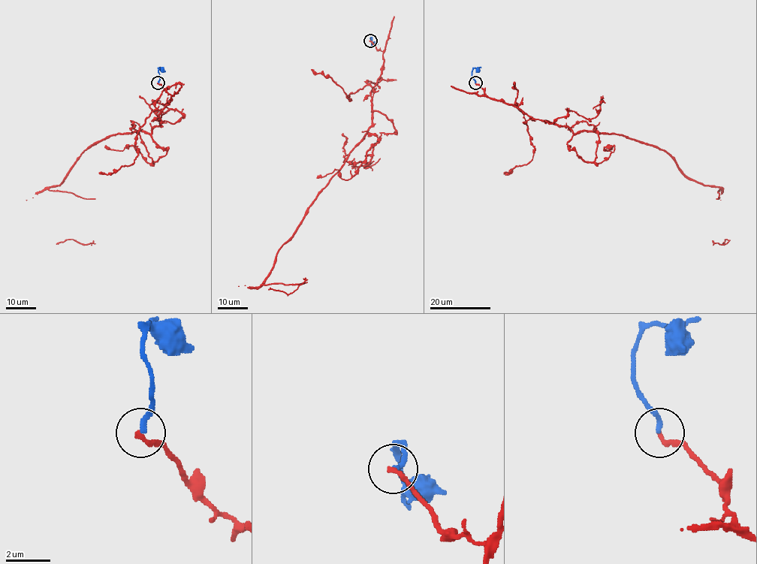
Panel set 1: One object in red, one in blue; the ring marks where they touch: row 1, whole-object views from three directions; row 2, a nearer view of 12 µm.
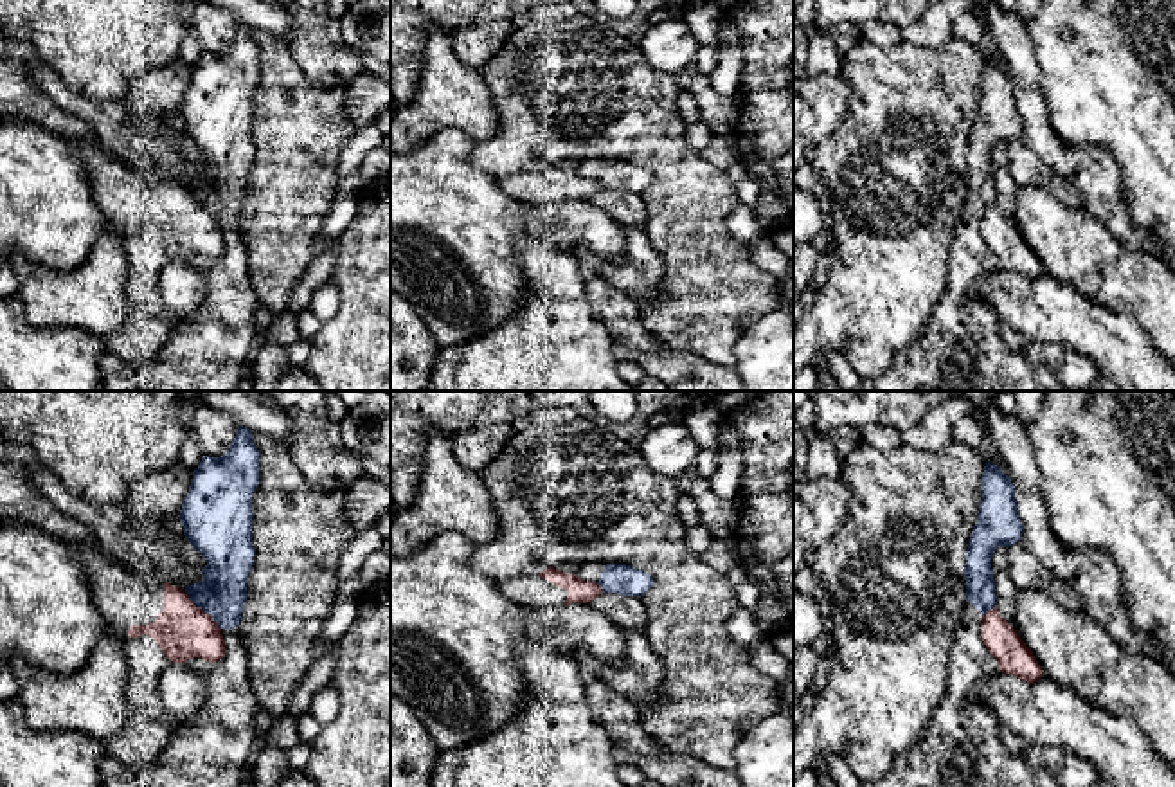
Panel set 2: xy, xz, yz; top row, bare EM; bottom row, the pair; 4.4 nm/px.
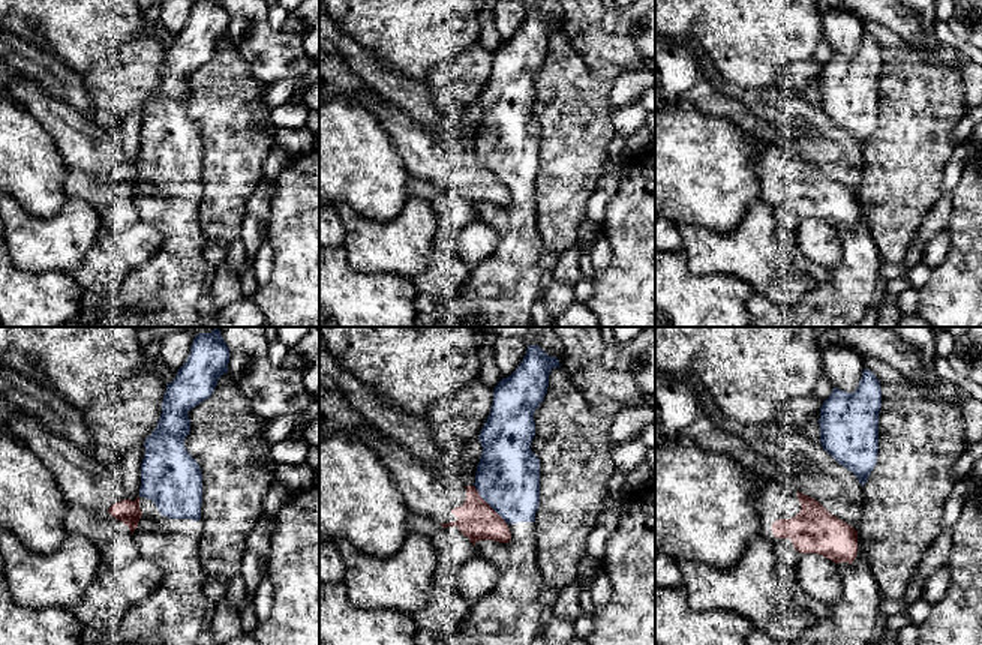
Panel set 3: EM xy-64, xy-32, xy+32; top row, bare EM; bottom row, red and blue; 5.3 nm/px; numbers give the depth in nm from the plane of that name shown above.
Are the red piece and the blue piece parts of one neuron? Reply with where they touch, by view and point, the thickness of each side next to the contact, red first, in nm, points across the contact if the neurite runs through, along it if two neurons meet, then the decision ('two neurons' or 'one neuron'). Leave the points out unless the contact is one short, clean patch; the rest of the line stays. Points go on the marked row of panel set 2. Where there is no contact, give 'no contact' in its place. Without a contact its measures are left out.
xy (202, 611) | 240/220 nm | along xy (186, 595), (220, 629) | two neurons

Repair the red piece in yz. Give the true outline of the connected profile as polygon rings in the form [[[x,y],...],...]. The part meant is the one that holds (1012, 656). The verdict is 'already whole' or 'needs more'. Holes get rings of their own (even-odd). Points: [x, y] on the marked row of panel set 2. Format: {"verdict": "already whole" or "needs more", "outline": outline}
{"verdict": "already whole", "outline": [[[995,607],[982,616],[981,639],[995,657],[1000,672],[1011,674],[1029,684],[1035,684],[1044,675],[1033,652]]]}

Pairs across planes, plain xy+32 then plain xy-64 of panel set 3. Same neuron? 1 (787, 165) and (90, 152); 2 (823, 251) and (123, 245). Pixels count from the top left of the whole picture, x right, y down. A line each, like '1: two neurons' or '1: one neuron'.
1: one neuron
2: one neuron

